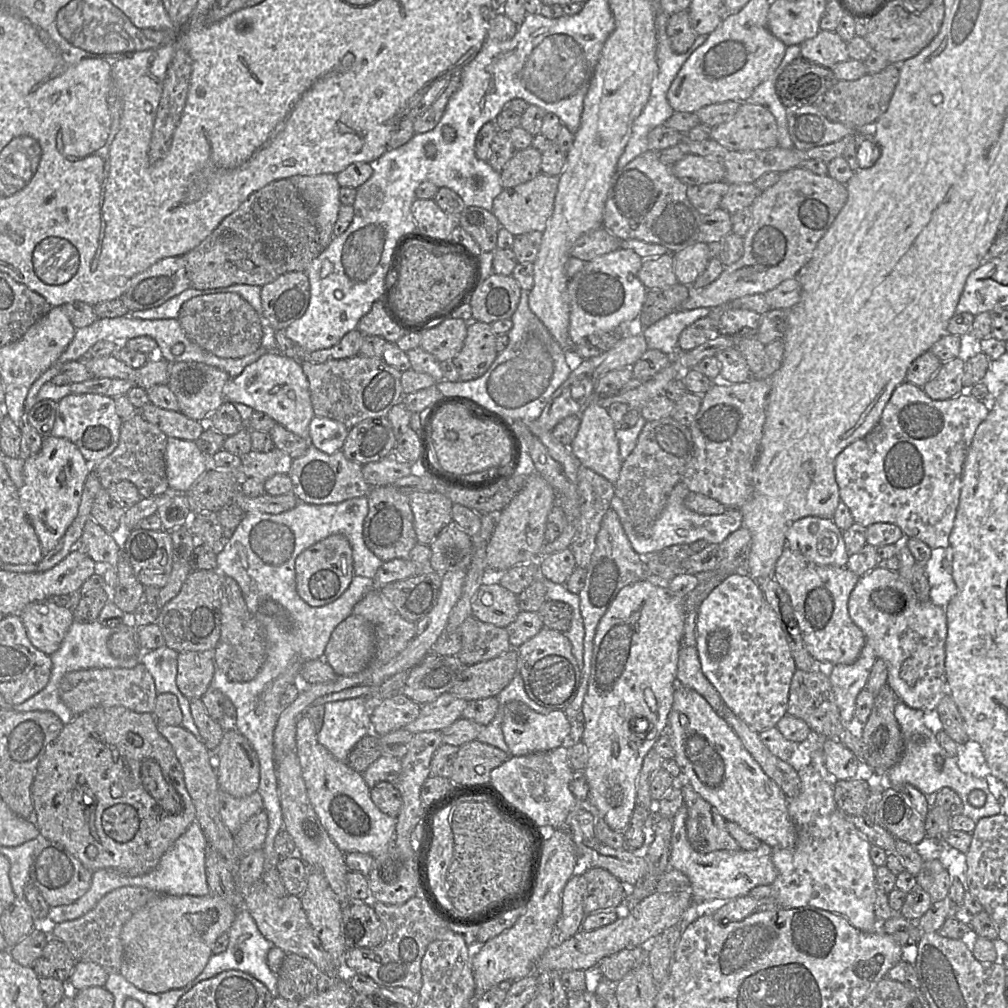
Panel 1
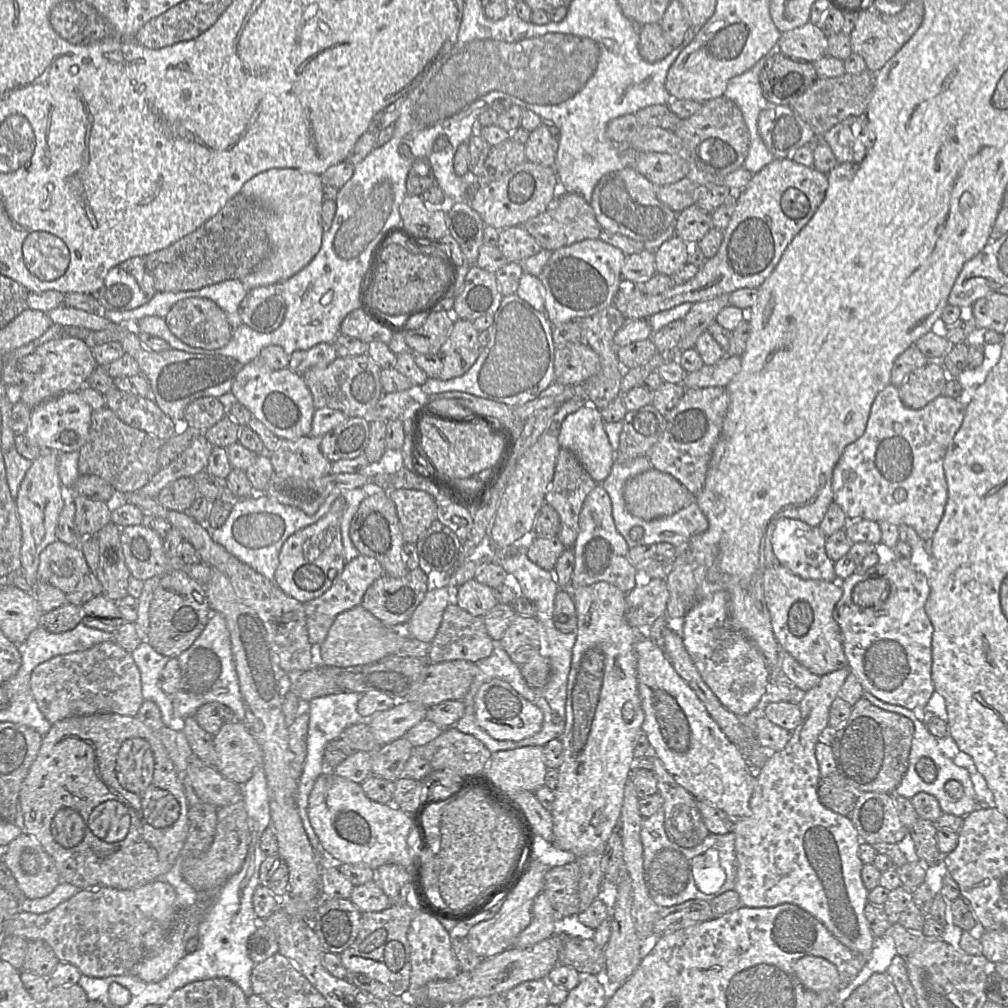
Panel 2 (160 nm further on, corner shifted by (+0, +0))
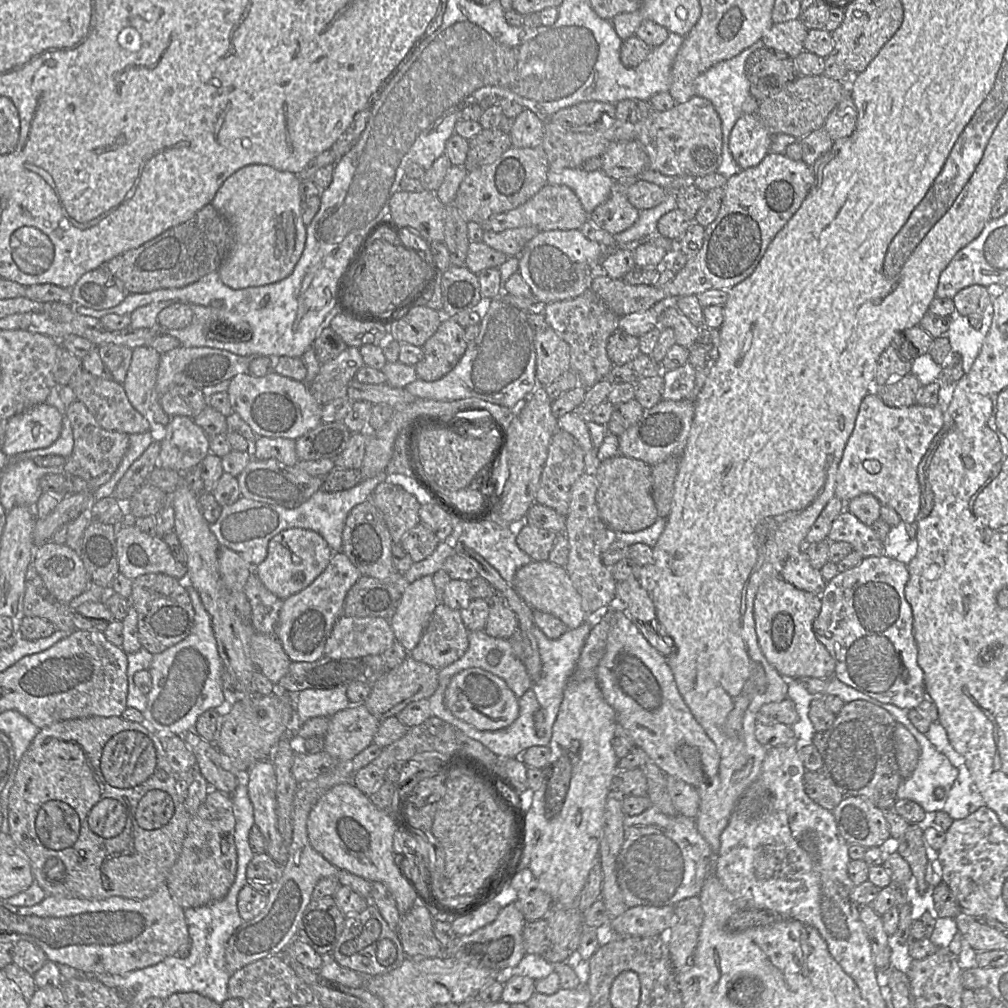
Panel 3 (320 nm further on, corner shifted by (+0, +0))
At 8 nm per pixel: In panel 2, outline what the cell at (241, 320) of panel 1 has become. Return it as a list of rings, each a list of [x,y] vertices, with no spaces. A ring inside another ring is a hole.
[[[189,297],[176,302],[164,317],[171,332],[184,343],[208,350],[226,346],[233,328],[225,312],[212,300],[202,297]]]

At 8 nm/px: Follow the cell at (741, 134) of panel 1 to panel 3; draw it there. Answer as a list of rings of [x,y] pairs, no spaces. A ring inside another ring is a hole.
[[[693,96],[670,110],[654,111],[635,126],[636,140],[643,146],[649,159],[649,169],[653,171],[694,179],[715,173],[721,164],[721,120],[712,103],[703,97]]]

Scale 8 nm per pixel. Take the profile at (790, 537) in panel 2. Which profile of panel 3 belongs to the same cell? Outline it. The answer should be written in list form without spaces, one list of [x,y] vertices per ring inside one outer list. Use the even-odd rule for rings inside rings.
[[[803,549],[785,561],[780,576],[796,588],[817,595],[822,594],[827,584],[820,570],[812,567]]]

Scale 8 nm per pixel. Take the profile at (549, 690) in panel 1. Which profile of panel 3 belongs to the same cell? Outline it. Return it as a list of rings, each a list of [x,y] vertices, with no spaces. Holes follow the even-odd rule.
[[[498,596],[484,599],[490,603],[485,632],[492,637],[509,640],[518,630],[518,619],[513,610]]]

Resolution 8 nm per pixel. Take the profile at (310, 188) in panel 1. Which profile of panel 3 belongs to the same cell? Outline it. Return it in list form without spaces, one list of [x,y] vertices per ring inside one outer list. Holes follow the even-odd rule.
[[[252,164],[242,167],[236,172],[234,172],[224,181],[224,183],[218,189],[210,204],[214,206],[214,208],[229,222],[234,237],[234,244],[231,253],[222,262],[222,264],[217,270],[221,281],[226,286],[232,289],[243,289],[247,287],[268,285],[279,282],[292,273],[304,250],[307,234],[306,225],[304,224],[302,219],[302,201],[304,197],[302,196],[300,191],[300,184],[301,180],[296,175],[296,173],[280,171],[269,165]]]

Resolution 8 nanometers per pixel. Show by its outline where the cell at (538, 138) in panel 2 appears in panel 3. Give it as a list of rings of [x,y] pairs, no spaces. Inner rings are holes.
[[[524,109],[513,122],[509,133],[512,146],[517,148],[541,147],[544,135],[544,119]]]

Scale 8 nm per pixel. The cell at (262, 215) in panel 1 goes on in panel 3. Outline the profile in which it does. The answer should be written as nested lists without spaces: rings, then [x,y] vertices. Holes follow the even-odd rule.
[[[206,205],[192,218],[171,227],[139,247],[129,249],[104,266],[129,293],[180,288],[218,270],[233,249],[234,237],[229,222],[212,206]]]

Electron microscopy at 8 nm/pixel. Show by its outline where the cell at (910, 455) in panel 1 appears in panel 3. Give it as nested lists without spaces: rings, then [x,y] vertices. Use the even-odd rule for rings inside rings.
[[[875,391],[862,400],[836,475],[835,496],[847,503],[862,494],[873,495],[894,509],[903,522],[914,524],[921,509],[918,466],[943,426],[939,406],[890,407]]]

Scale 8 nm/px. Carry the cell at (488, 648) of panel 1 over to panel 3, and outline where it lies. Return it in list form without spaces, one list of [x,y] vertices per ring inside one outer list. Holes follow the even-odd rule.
[[[439,604],[409,657],[437,670],[444,668],[465,654],[468,632],[458,610]]]

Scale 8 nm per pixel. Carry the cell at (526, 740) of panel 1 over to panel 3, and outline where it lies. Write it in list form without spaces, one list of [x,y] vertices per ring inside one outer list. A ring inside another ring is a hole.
[[[468,668],[454,675],[444,693],[446,708],[478,730],[495,731],[512,724],[519,715],[518,698],[500,677],[481,668]]]

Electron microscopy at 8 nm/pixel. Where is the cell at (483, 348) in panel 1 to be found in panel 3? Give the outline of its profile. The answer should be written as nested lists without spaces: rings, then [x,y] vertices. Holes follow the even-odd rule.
[[[443,319],[436,332],[421,347],[424,356],[415,366],[419,379],[435,381],[450,372],[467,348],[464,328],[454,319]]]

